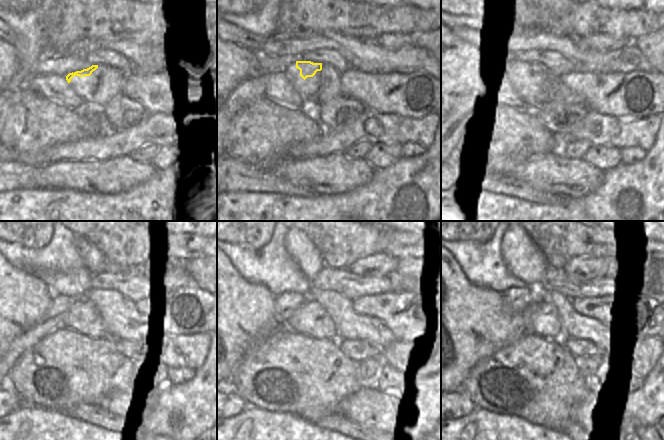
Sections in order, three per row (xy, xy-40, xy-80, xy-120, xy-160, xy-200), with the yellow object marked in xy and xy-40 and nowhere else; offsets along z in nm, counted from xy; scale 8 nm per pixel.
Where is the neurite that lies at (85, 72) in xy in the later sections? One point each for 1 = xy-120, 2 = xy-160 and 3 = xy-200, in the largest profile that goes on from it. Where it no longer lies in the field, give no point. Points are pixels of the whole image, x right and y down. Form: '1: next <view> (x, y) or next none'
1: next xy-120 (121, 319)
2: next xy-160 (349, 325)
3: next xy-200 (574, 325)

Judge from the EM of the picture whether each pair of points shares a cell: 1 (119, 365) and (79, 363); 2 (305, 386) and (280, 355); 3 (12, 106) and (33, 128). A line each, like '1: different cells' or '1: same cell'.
1: same cell
2: same cell
3: same cell

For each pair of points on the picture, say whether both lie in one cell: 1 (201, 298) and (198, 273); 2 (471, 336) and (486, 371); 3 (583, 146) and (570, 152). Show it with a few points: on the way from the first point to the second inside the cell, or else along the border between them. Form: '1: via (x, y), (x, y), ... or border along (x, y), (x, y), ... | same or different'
1: border along (198, 288), (206, 291) | different
2: border along (501, 346), (481, 359), (466, 377) | different
3: via (580, 148), (573, 151) | same

